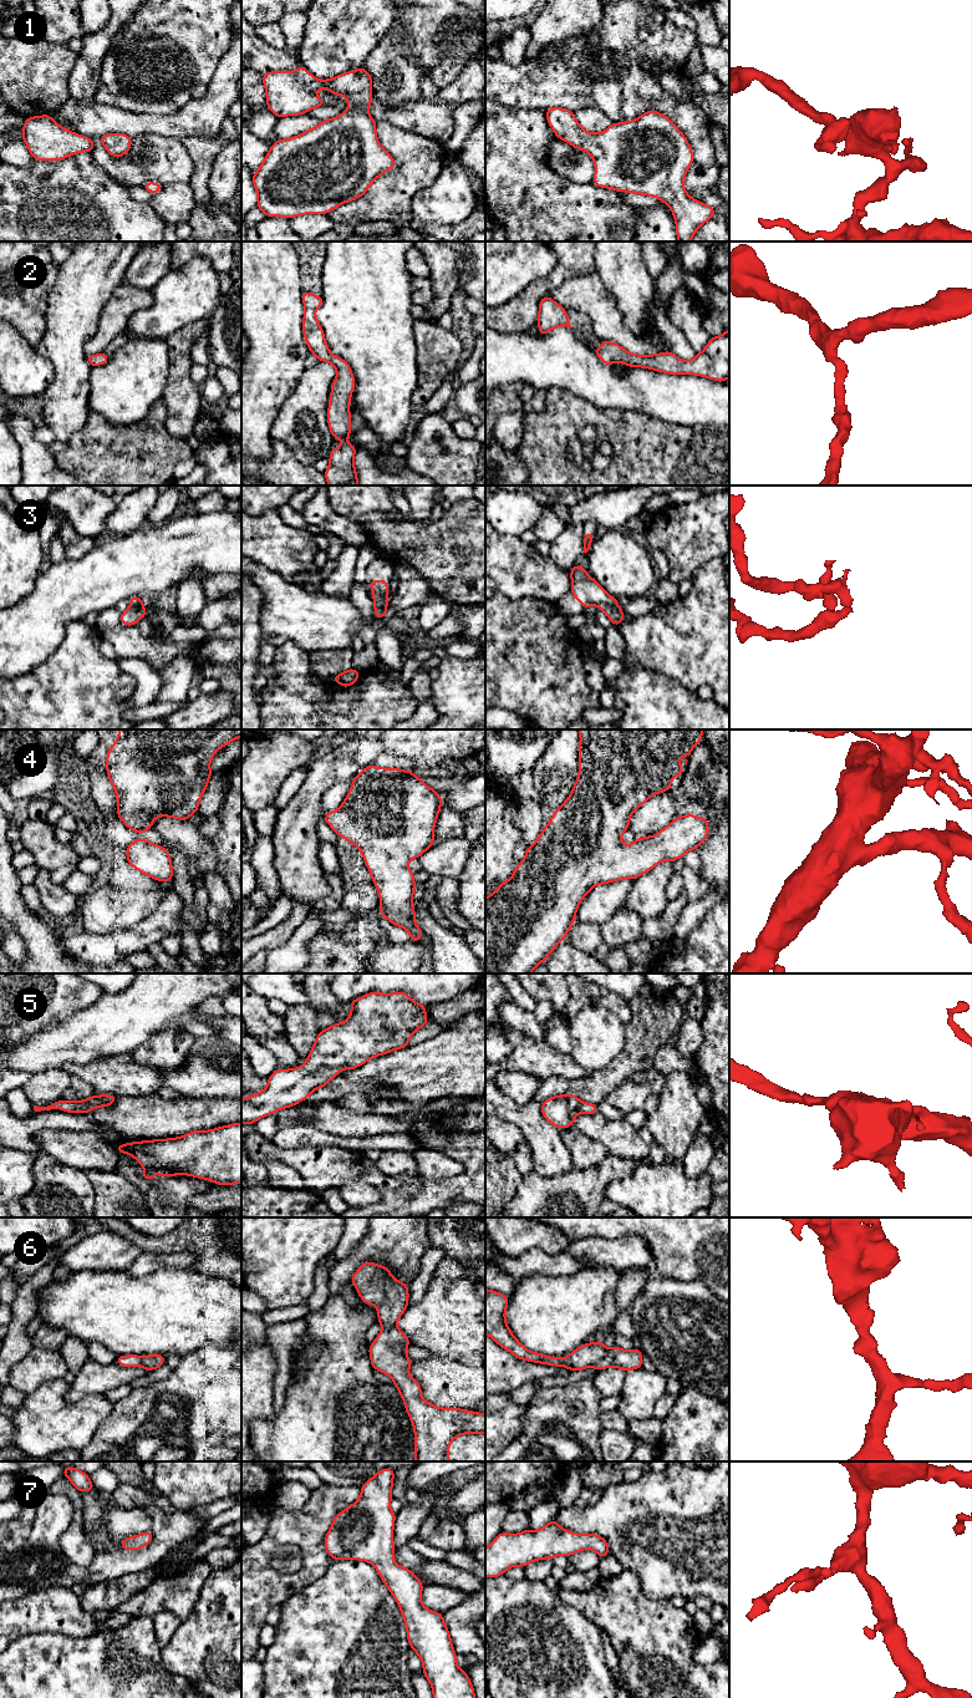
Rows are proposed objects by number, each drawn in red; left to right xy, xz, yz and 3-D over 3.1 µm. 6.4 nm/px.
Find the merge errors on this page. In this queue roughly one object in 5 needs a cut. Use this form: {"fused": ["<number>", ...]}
{"fused": []}

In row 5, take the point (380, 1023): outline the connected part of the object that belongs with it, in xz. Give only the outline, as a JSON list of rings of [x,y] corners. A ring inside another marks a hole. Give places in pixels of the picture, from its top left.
[[[370,992],[350,1002],[351,1016],[341,1023],[335,1023],[329,1028],[322,1030],[316,1037],[310,1056],[301,1067],[291,1069],[276,1069],[269,1078],[264,1091],[248,1095],[241,1099],[241,1123],[255,1124],[260,1118],[271,1113],[278,1113],[283,1108],[292,1107],[316,1091],[321,1089],[334,1077],[339,1076],[340,1069],[353,1069],[366,1063],[368,1059],[380,1054],[387,1054],[398,1048],[408,1047],[408,1041],[412,1034],[424,1026],[429,1020],[426,1016],[427,1006],[416,1003],[406,992]]]

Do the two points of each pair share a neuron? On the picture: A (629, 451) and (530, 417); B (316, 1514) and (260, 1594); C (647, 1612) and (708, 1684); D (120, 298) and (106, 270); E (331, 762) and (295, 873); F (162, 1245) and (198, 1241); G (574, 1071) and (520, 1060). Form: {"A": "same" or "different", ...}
{"A": "same", "B": "same", "C": "same", "D": "different", "E": "same", "F": "same", "G": "same"}

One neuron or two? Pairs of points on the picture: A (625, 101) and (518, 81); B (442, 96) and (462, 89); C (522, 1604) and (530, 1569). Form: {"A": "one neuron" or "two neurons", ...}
{"A": "one neuron", "B": "one neuron", "C": "two neurons"}

